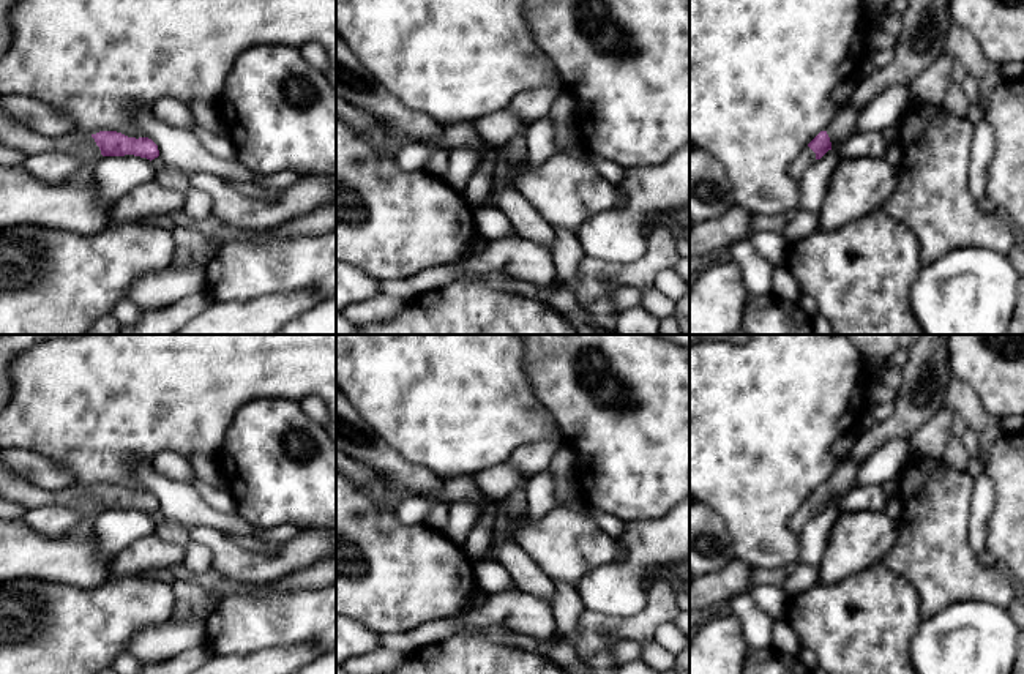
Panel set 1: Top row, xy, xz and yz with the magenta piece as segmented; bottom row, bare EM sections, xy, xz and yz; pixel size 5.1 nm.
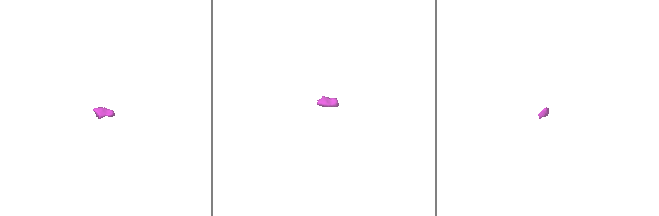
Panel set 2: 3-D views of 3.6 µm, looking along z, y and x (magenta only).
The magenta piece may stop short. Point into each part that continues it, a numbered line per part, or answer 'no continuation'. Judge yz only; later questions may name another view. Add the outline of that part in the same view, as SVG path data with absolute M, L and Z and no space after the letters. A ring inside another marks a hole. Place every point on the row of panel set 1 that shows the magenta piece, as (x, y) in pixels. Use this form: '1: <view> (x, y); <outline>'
1: yz (843, 125); M850 106L838 109L835 118L827 128L832 147L838 147L841 142L852 136L855 125L858 122L858 115L860 110Z

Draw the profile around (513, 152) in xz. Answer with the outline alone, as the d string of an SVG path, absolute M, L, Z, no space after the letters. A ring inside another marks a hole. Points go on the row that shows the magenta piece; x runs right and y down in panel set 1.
M518 133L508 142L500 145L500 161L510 169L527 158L527 133Z

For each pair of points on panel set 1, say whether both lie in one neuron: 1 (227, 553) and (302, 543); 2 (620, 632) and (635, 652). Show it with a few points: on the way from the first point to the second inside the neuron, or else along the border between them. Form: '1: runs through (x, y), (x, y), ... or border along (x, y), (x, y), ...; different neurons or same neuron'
1: runs through (246, 562), (283, 562); same neuron
2: border along (616, 641), (636, 641), (641, 646); different neurons

